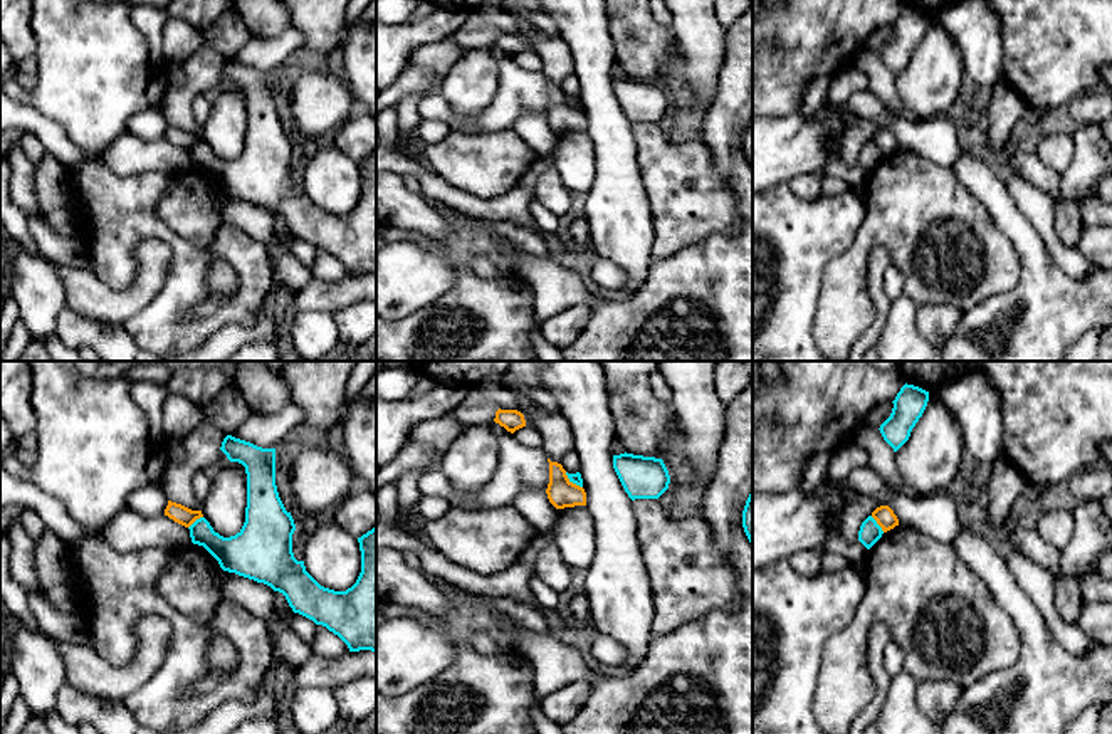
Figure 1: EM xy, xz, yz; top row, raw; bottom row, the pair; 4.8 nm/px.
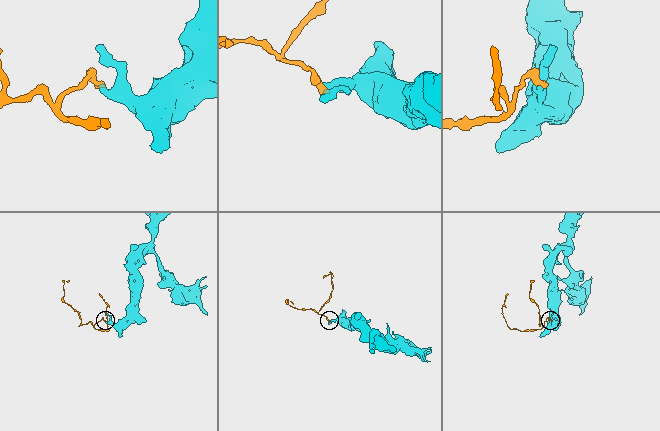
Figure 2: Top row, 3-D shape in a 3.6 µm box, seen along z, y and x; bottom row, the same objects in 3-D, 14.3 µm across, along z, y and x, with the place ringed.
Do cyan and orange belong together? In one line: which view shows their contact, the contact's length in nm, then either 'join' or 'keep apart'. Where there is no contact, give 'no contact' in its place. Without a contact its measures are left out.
contact in yz; length 100 nm; keep apart

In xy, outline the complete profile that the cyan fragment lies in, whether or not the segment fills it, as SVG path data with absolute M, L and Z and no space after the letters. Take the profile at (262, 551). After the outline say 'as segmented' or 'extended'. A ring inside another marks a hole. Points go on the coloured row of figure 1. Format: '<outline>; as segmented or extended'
M227 435L220 450L230 462L239 462L247 474L247 507L242 529L230 537L213 531L205 517L197 519L188 529L193 544L203 546L223 571L270 586L286 596L294 613L338 635L349 652L376 652L376 526L358 537L361 551L361 573L346 591L321 586L292 553L296 531L291 512L286 511L275 485L275 448L262 448L250 442Z; as segmented

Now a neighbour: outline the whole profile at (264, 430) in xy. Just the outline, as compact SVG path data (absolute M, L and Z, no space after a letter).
M289 403L282 412L252 415L232 433L232 437L250 442L262 448L275 448L287 435L306 423L301 406Z

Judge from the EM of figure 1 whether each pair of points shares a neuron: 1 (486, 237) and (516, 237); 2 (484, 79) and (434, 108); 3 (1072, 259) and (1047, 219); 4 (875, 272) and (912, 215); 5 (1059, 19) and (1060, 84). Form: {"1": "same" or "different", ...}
{"1": "same", "2": "different", "3": "same", "4": "different", "5": "same"}

